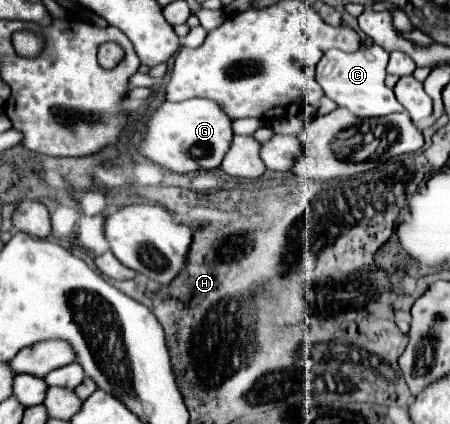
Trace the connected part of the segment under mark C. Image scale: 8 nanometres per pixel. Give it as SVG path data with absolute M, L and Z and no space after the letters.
M372 44L368 48L356 50L352 54L342 50L328 50L324 58L318 64L316 78L324 90L324 94L336 102L338 106L348 108L352 114L360 118L374 118L374 116L388 116L394 112L402 112L402 104L396 100L394 90L390 90L384 84L386 78L386 64L390 54L380 48L378 44Z

